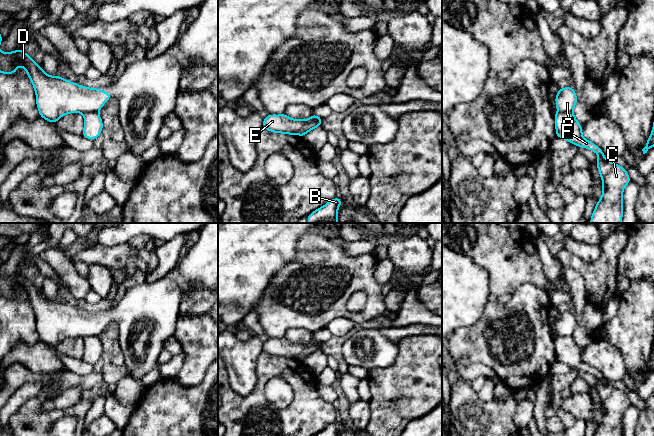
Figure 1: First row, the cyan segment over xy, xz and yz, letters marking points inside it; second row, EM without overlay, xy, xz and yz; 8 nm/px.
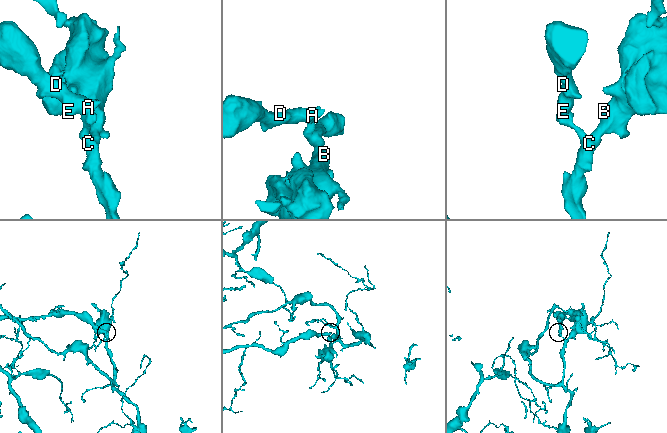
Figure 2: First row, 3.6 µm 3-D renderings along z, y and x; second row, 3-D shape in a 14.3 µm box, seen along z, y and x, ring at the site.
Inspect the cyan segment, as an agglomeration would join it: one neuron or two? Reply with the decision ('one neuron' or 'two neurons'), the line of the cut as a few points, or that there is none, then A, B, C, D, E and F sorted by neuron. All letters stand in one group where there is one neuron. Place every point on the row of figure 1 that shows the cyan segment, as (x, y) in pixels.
two neurons; cut xz (311, 117), (310, 124), (300, 135); groups A D E / B C F

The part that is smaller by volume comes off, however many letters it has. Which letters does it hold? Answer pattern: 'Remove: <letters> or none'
Remove: A, D, E

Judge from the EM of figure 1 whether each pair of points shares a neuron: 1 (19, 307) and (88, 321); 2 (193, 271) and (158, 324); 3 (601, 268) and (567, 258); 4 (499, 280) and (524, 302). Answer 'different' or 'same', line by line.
1: different
2: same
3: same
4: different

